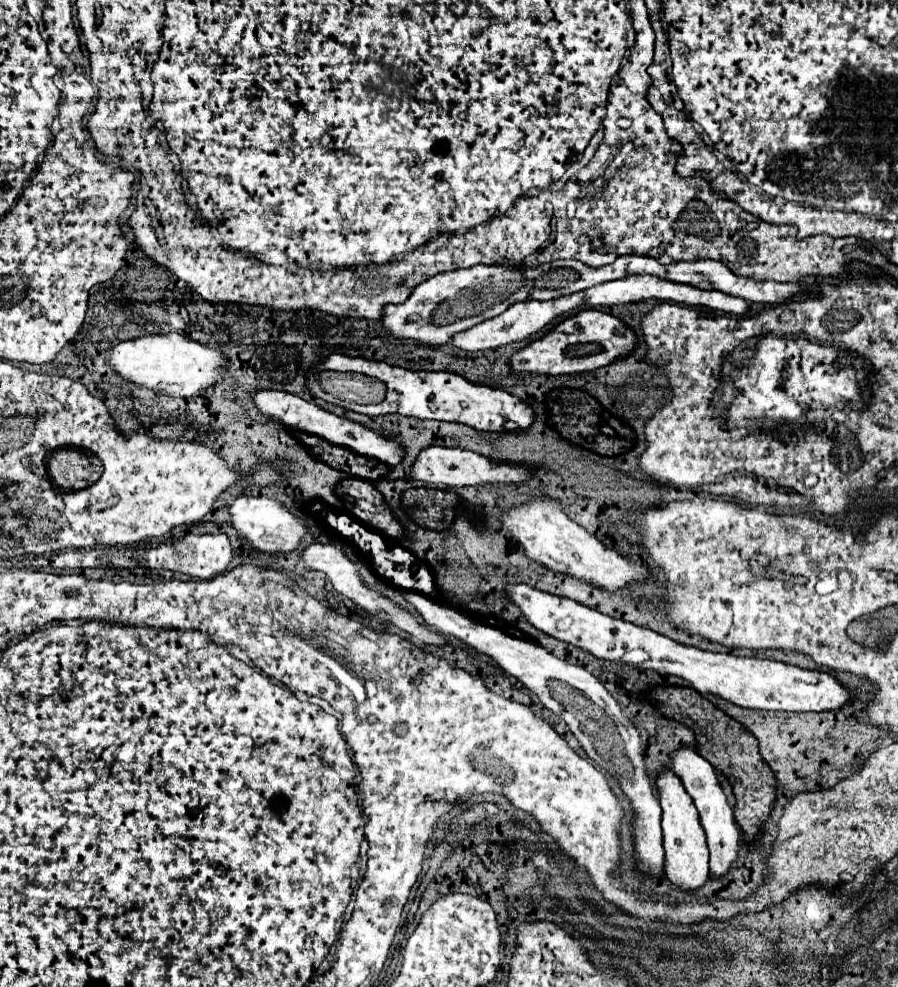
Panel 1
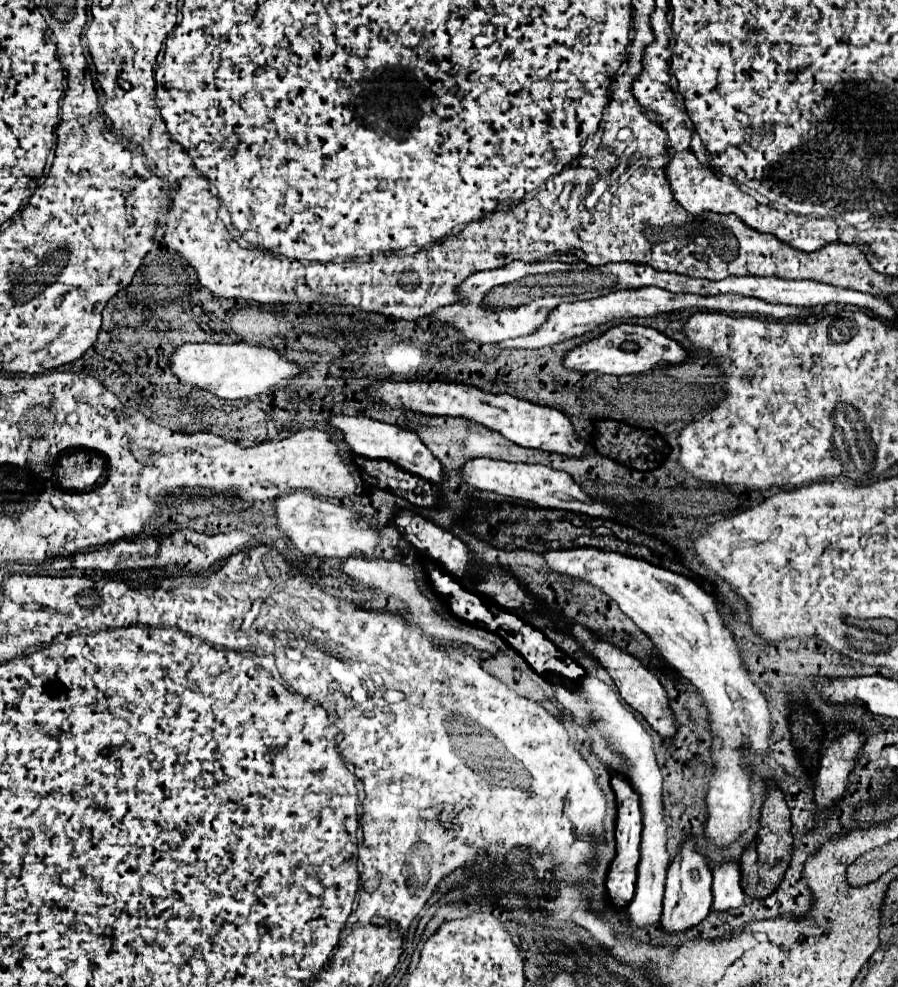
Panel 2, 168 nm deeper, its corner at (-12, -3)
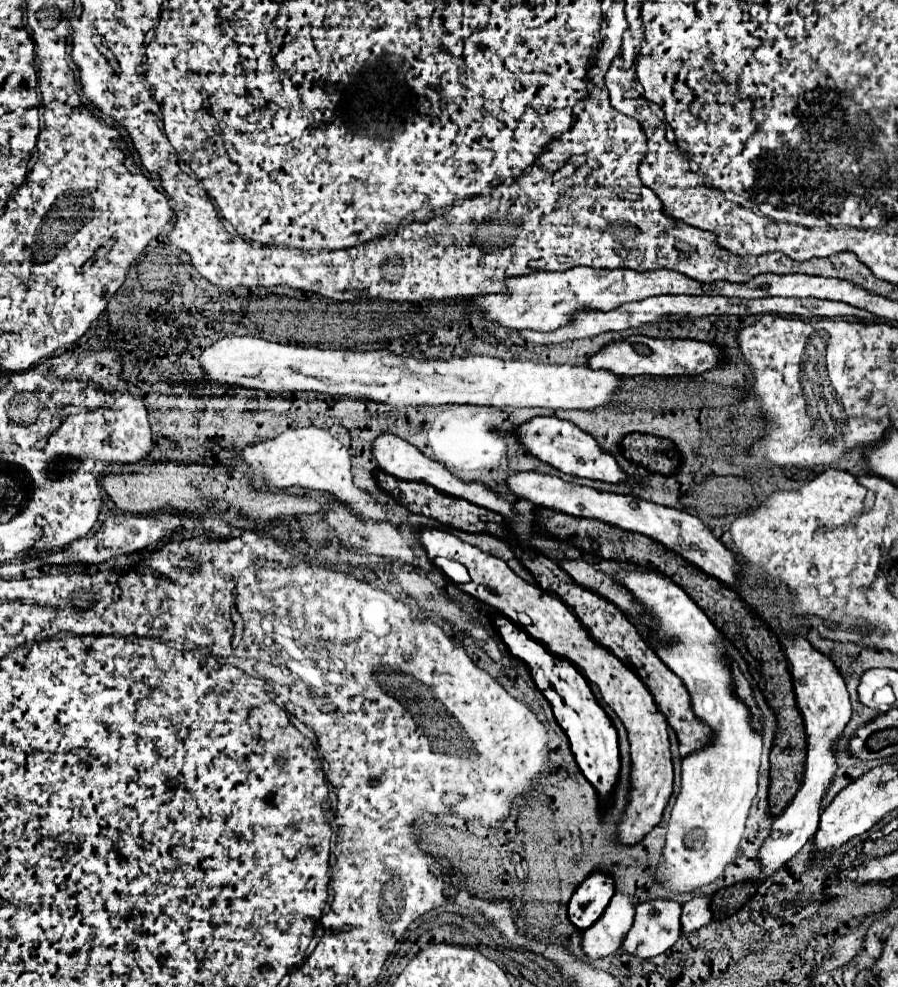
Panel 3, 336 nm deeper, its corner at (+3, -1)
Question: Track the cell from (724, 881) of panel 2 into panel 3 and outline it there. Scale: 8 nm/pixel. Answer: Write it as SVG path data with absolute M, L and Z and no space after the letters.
M695 895L691 901L687 901L683 905L683 915L681 915L683 933L691 933L691 931L707 925L711 919L713 919L713 911L711 911L709 895Z

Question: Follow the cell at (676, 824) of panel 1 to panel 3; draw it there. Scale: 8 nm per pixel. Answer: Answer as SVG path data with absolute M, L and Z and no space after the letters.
M671 899L639 903L633 929L621 947L641 959L665 953L681 937L681 909L683 905Z

